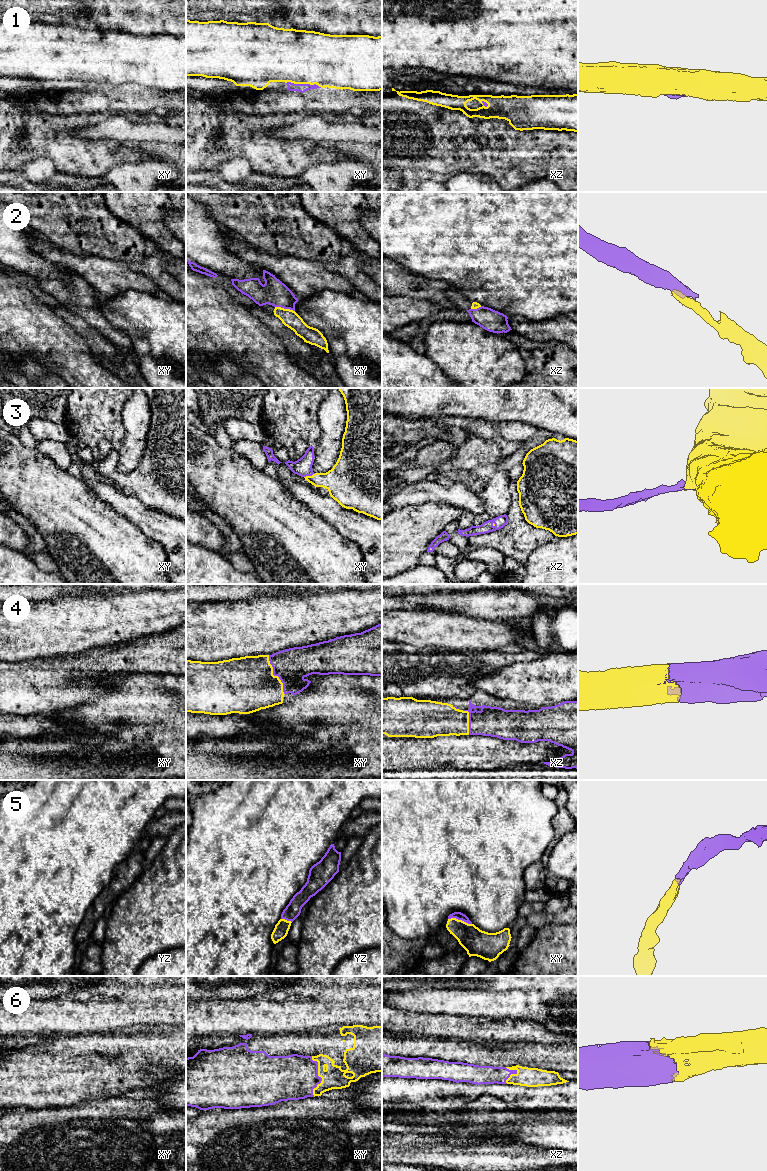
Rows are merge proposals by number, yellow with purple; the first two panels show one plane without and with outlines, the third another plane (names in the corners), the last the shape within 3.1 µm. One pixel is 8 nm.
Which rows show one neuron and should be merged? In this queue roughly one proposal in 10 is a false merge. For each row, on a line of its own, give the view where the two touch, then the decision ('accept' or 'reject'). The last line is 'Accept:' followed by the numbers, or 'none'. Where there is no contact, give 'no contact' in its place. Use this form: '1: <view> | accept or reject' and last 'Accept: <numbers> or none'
1: xy | accept
2: xy | accept
3: xy | accept
4: xy | accept
5: xy | accept
6: xy | accept
Accept: 1, 2, 3, 4, 5, 6

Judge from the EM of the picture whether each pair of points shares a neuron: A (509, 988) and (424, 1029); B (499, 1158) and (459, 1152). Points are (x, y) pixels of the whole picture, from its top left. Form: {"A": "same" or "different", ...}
{"A": "different", "B": "same"}

